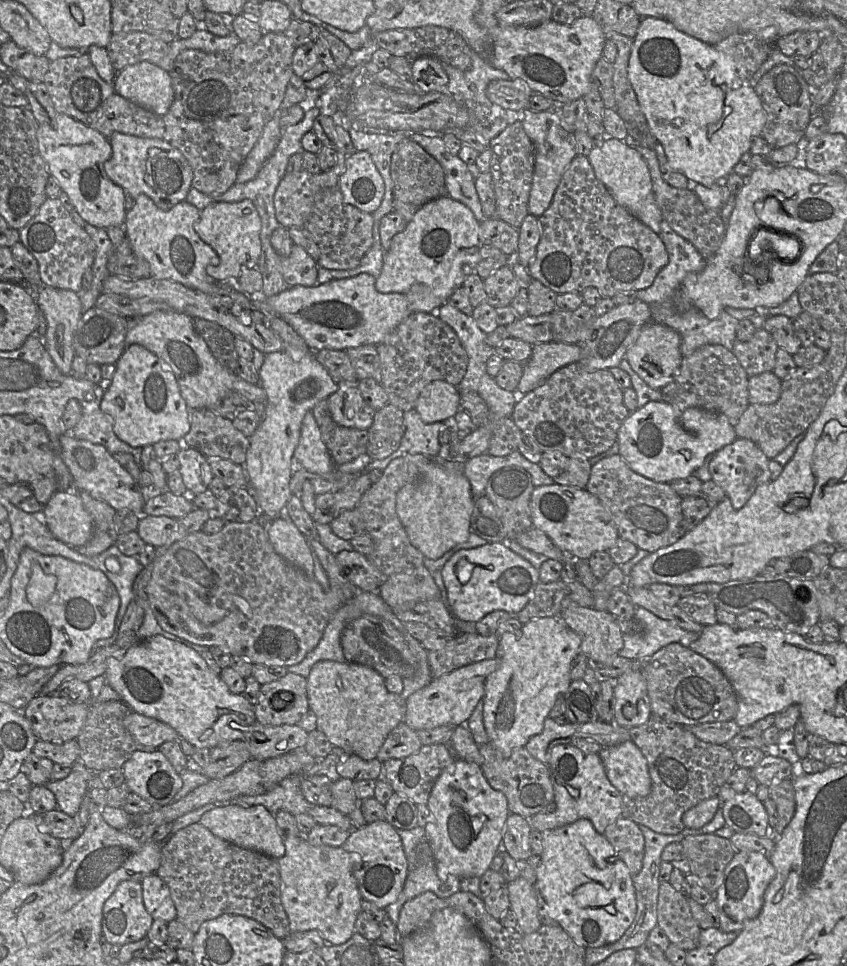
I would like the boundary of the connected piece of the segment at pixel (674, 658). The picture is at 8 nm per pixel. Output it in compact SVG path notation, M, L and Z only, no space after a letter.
M671 643L659 649L643 663L652 714L681 725L733 720L737 712L734 689L724 673L704 656L679 643Z

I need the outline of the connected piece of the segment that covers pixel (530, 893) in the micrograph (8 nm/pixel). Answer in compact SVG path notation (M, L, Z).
M523 876L507 883L510 908L516 915L522 934L537 931L542 925L538 915L538 903L533 884Z

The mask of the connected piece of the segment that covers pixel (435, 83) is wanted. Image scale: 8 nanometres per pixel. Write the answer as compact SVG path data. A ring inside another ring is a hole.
M419 57L412 60L412 82L423 92L449 94L449 78L441 62L434 57Z

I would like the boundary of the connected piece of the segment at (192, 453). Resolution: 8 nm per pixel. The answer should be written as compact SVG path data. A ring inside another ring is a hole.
M186 447L177 452L179 468L184 485L190 495L200 494L208 489L214 475L209 459L197 449Z

